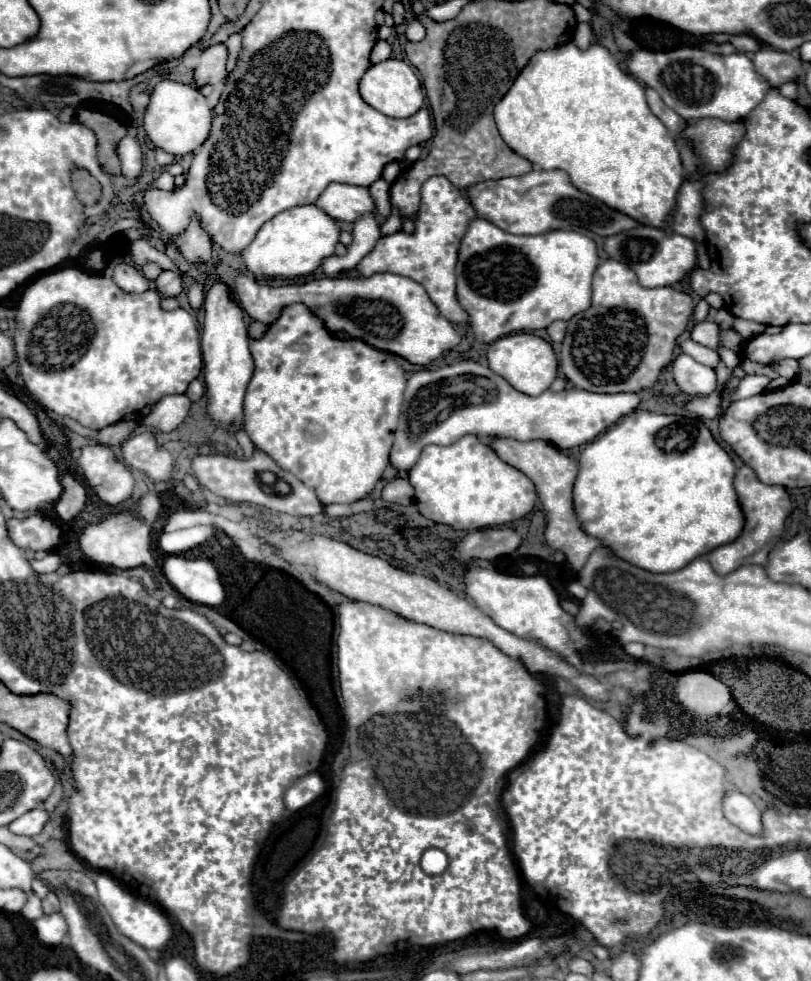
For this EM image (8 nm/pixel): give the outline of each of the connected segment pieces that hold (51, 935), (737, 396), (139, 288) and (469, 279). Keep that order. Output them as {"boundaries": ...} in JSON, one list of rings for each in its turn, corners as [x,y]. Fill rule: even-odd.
{"boundaries":[[[[54,912],[50,916],[42,916],[42,918],[34,920],[32,926],[34,926],[40,942],[44,942],[46,946],[58,946],[68,932],[68,926],[66,926],[64,916],[60,912]]],[[[746,376],[738,382],[738,386],[726,394],[726,400],[742,400],[748,396],[760,394],[760,390],[766,388],[766,376]]],[[[121,262],[114,270],[114,282],[124,290],[124,292],[146,292],[150,282],[144,278],[144,274],[133,265]]],[[[474,218],[470,224],[468,224],[468,230],[460,242],[460,250],[458,250],[458,264],[456,264],[456,298],[460,302],[460,306],[468,312],[470,316],[470,328],[474,332],[474,338],[478,342],[484,342],[484,344],[490,344],[494,342],[496,338],[502,338],[502,336],[508,336],[508,334],[514,334],[514,332],[532,332],[532,330],[540,330],[540,328],[548,328],[554,320],[570,320],[574,314],[578,312],[584,312],[588,306],[590,306],[590,298],[592,298],[592,276],[594,276],[594,270],[598,266],[600,258],[598,258],[598,248],[596,248],[596,242],[580,232],[574,232],[574,230],[550,230],[546,234],[510,234],[510,232],[504,232],[502,228],[498,228],[496,224],[492,224],[490,220],[484,220],[484,218]]]]}

